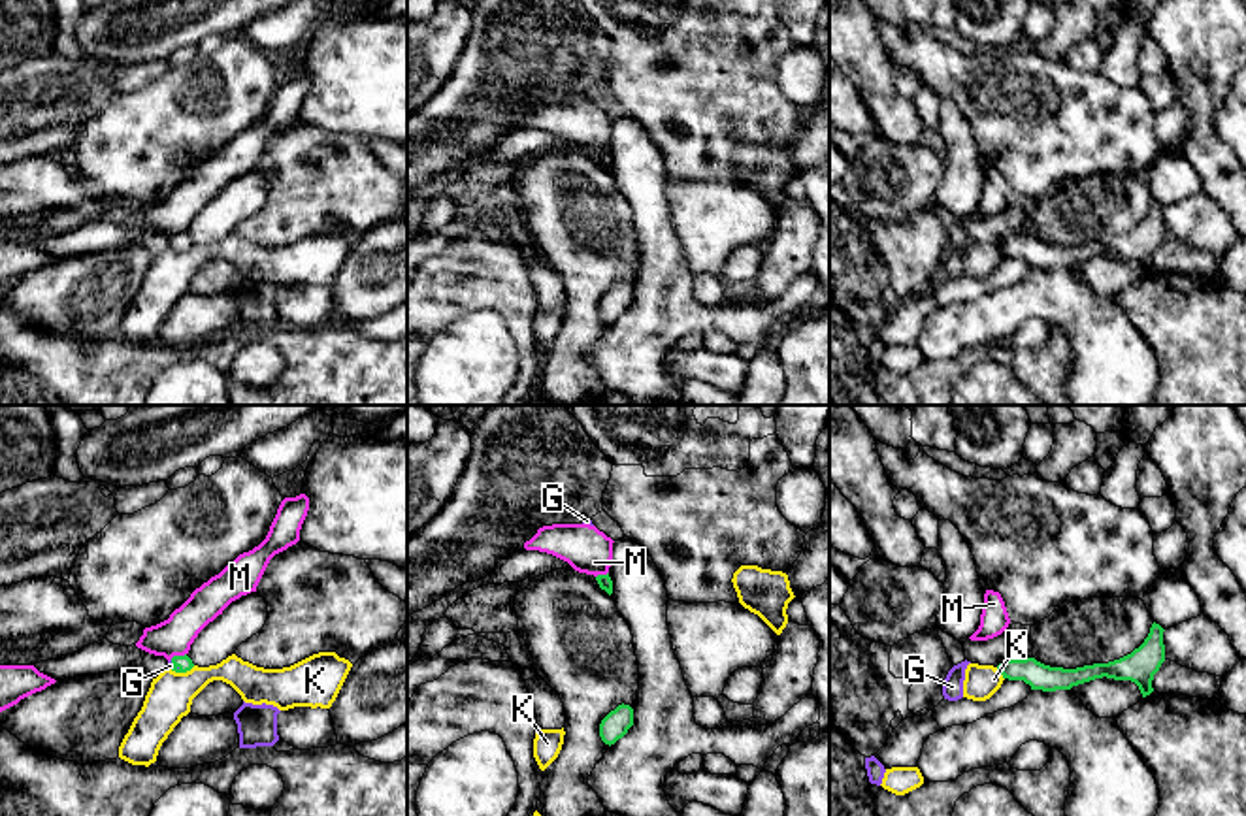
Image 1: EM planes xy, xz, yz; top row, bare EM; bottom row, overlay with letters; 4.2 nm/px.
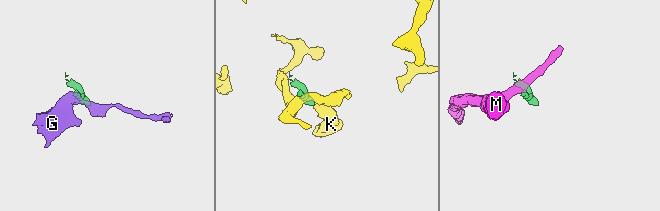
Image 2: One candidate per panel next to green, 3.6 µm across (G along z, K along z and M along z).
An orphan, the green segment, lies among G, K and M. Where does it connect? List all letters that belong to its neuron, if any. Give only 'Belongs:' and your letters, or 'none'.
Belongs: G

